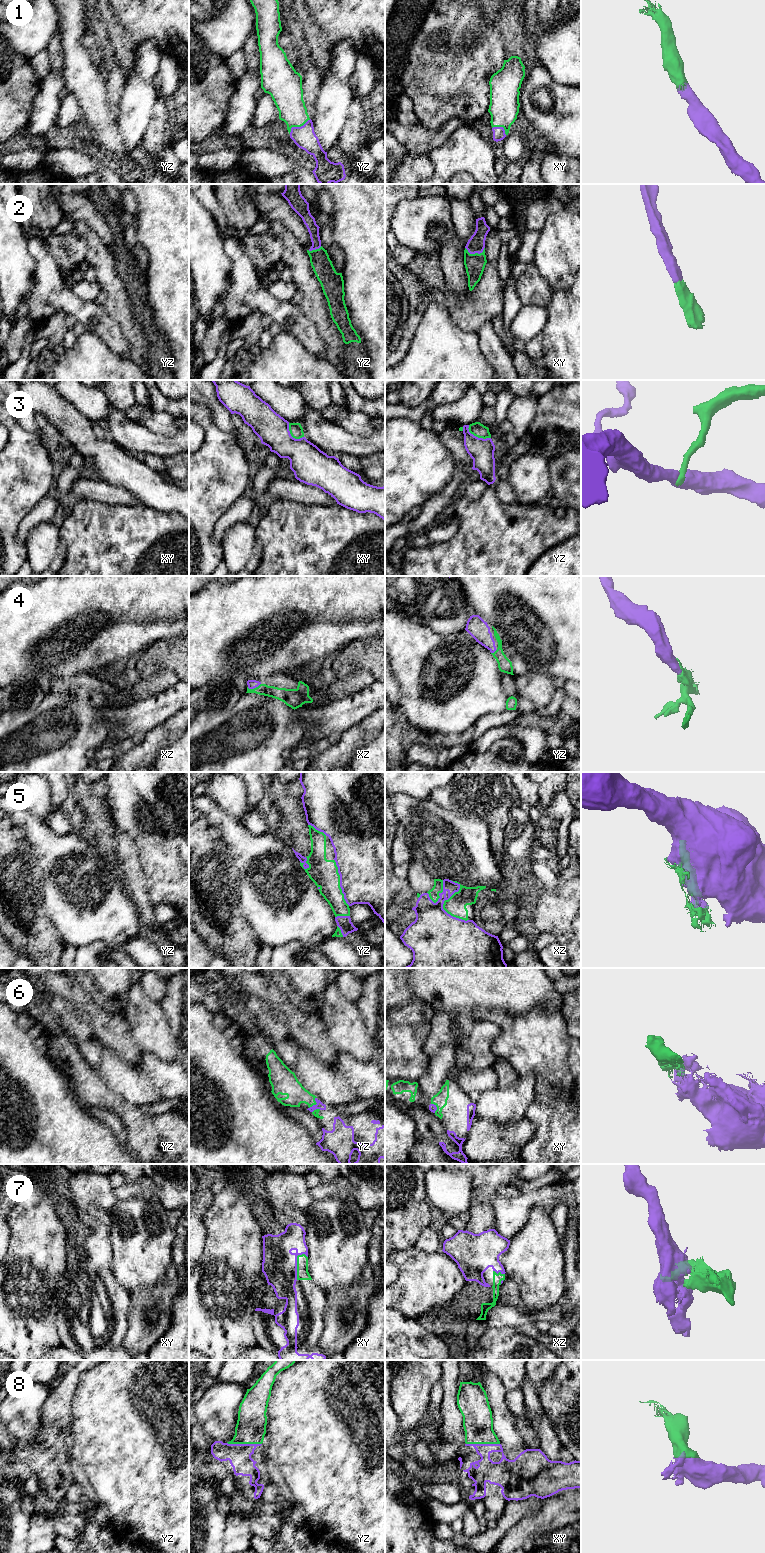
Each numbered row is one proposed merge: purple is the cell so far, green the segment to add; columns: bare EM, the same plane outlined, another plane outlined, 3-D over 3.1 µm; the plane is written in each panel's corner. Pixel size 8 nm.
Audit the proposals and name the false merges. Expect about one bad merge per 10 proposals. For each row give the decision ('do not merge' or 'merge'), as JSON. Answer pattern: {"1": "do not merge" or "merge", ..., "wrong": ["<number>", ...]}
{"1": "merge", "2": "merge", "3": "do not merge", "4": "merge", "5": "do not merge", "6": "merge", "7": "merge", "8": "merge", "wrong": ["3", "5"]}

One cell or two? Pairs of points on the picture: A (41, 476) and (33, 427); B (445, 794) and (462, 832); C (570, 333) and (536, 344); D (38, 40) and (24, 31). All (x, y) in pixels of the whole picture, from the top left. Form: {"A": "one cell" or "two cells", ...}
{"A": "two cells", "B": "two cells", "C": "two cells", "D": "one cell"}

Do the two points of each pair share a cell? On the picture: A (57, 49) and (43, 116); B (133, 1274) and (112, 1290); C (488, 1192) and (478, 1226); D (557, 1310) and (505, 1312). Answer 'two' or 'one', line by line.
A: one
B: two
C: one
D: one

